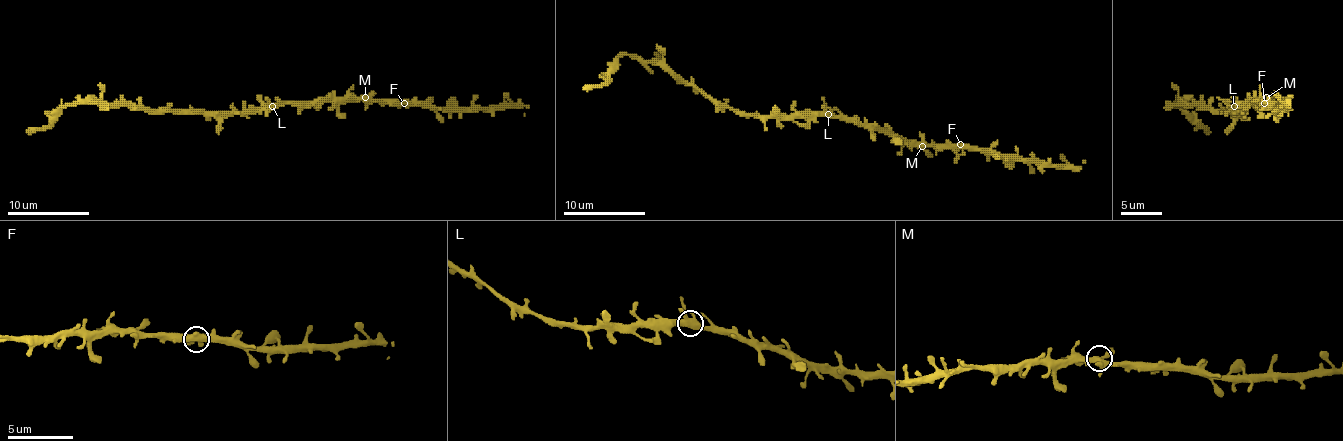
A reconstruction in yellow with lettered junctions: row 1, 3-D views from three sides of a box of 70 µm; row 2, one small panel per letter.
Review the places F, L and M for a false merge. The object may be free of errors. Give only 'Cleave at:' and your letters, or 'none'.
Cleave at: none

